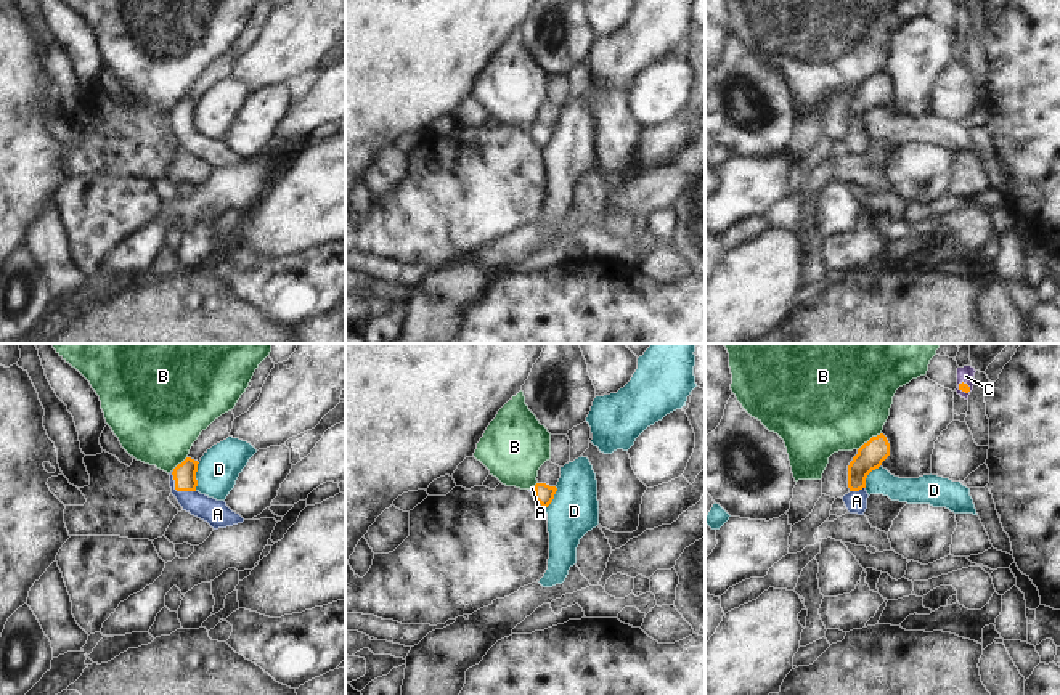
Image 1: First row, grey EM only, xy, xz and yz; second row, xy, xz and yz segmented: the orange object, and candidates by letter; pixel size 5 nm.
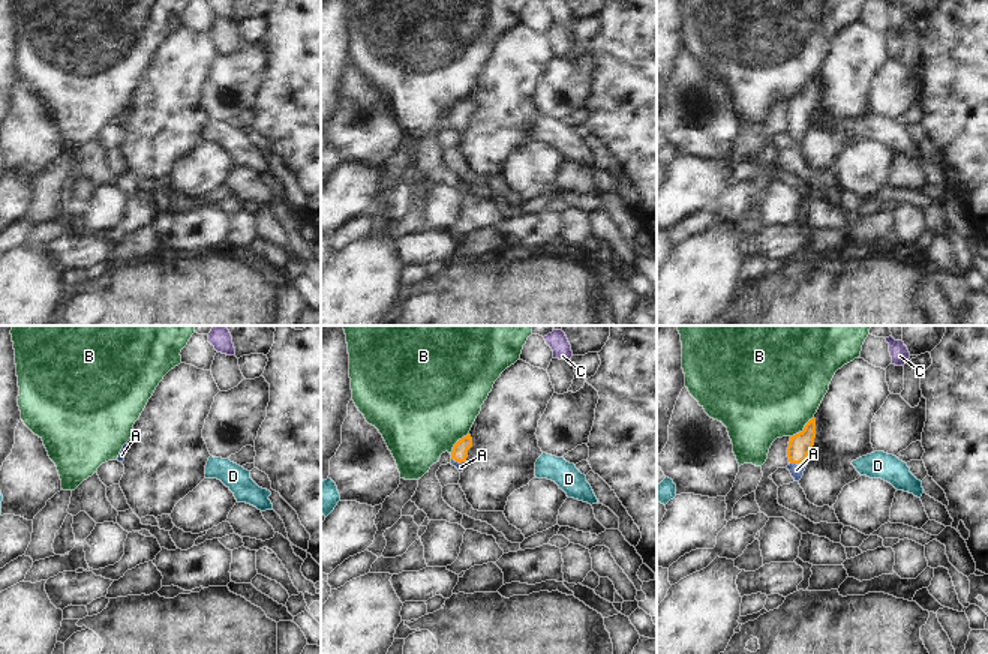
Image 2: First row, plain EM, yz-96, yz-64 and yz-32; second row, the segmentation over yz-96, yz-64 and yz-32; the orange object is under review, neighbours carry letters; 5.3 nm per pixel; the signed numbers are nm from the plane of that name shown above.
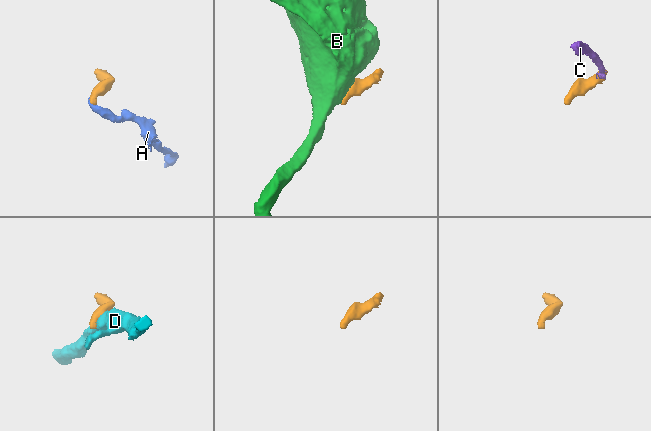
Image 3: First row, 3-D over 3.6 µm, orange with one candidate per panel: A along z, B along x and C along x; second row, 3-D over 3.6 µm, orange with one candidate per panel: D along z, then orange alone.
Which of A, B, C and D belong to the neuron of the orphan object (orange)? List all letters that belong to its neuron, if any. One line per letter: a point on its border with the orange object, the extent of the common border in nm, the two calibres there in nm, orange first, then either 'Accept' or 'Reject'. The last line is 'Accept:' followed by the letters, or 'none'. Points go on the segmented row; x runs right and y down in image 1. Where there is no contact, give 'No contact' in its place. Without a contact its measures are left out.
A: Touches orange at xy (177, 490). Shared border 160 nm. Thickness 110 nm (orange) against 140 nm. Accept
B: Touches orange at yz (871, 438). Shared border 150 nm. Thickness 140 nm (orange) against 500 nm. Reject
C: Touches orange at yz (966, 384). Shared border 80 nm. Thickness 50 nm (orange) against 80 nm. Accept
D: Touches orange at xy (195, 477). Shared border 150 nm. Thickness 110 nm (orange) against 200 nm. Reject
Accept: A, C

